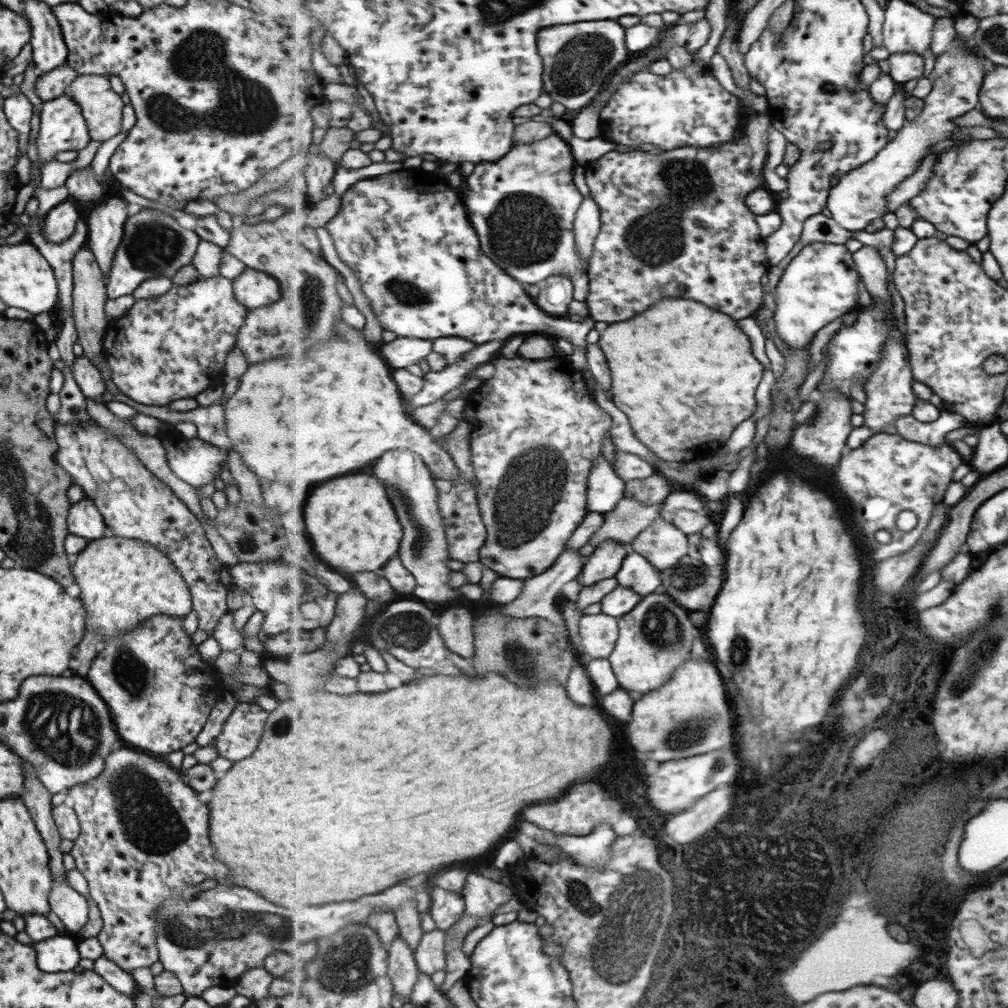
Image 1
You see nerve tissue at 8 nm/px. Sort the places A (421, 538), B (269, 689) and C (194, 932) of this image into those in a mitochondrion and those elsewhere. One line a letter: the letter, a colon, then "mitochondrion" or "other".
A: mitochondrion
B: other
C: mitochondrion

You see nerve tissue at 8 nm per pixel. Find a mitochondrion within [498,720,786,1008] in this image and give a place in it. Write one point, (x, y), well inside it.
(639, 910)

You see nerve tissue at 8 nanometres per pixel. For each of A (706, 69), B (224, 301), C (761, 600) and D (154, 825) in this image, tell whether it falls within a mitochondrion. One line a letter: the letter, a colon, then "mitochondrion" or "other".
A: other
B: other
C: other
D: mitochondrion

